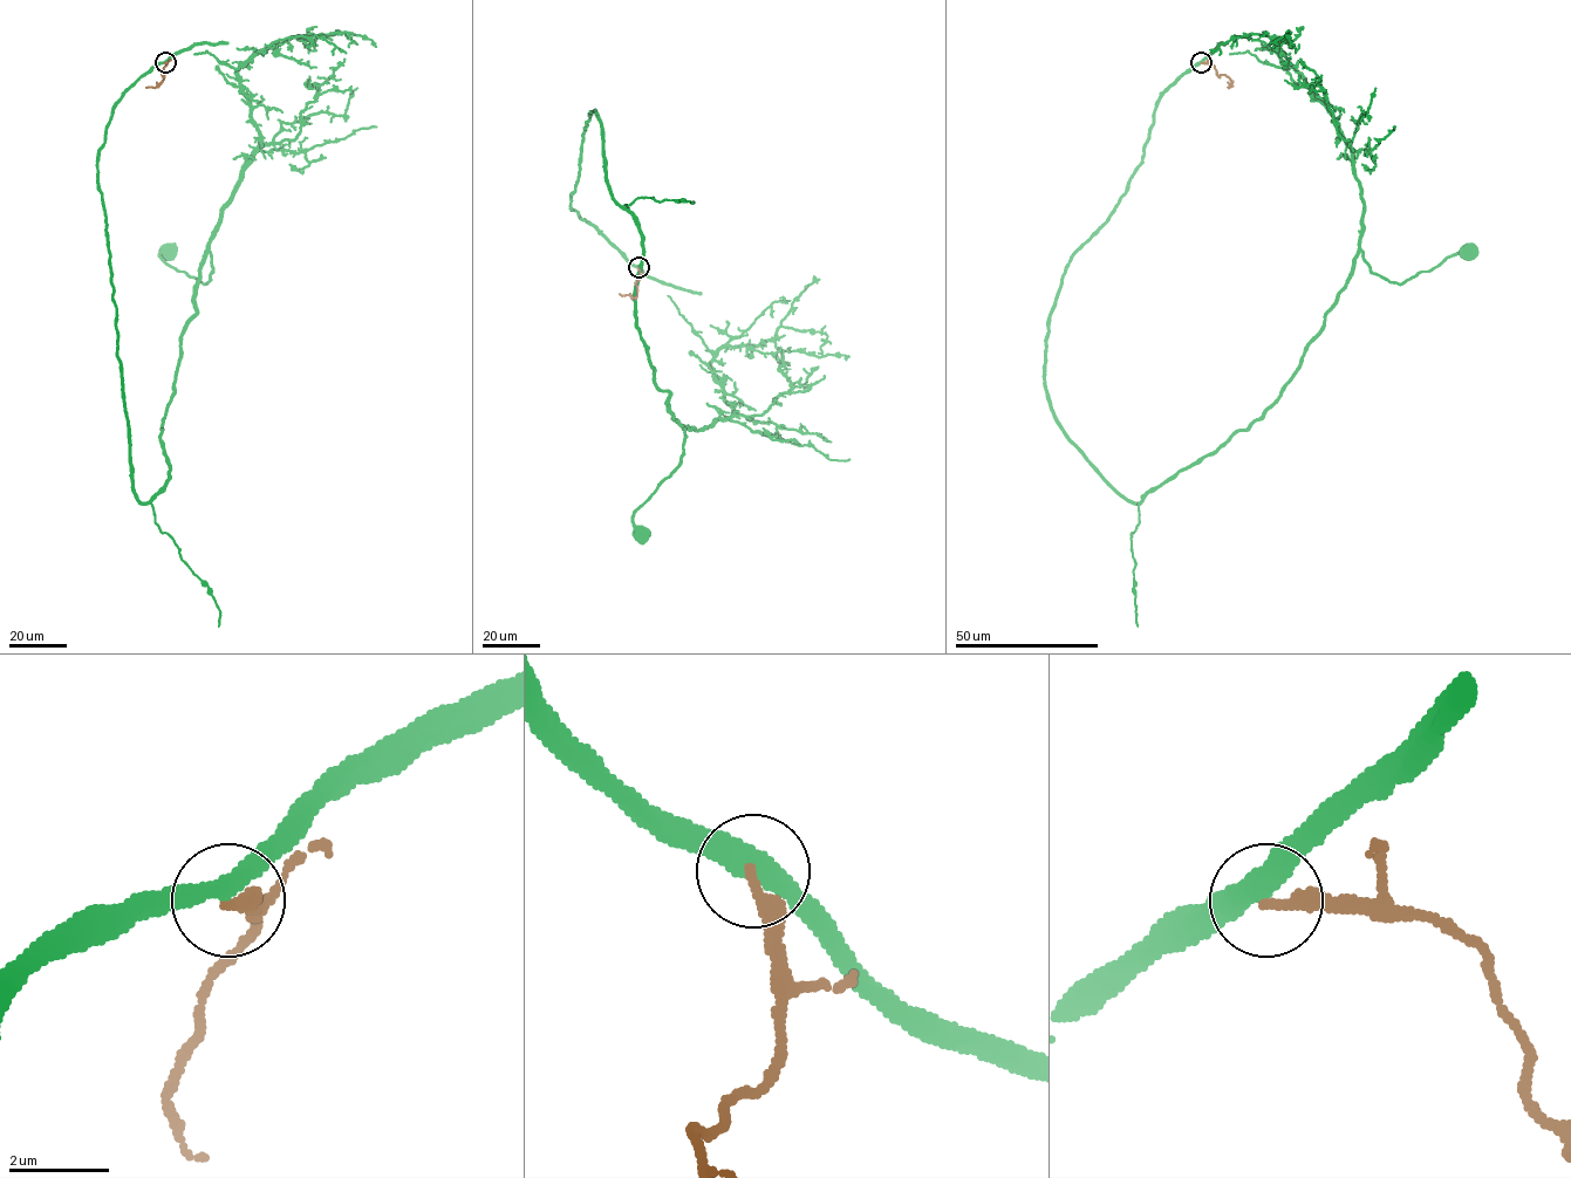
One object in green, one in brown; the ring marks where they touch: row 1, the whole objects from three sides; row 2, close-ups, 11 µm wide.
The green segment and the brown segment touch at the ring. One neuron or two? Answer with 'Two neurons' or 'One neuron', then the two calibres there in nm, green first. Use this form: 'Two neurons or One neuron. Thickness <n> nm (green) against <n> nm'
Two neurons. Thickness 420 nm (green) against 280 nm

